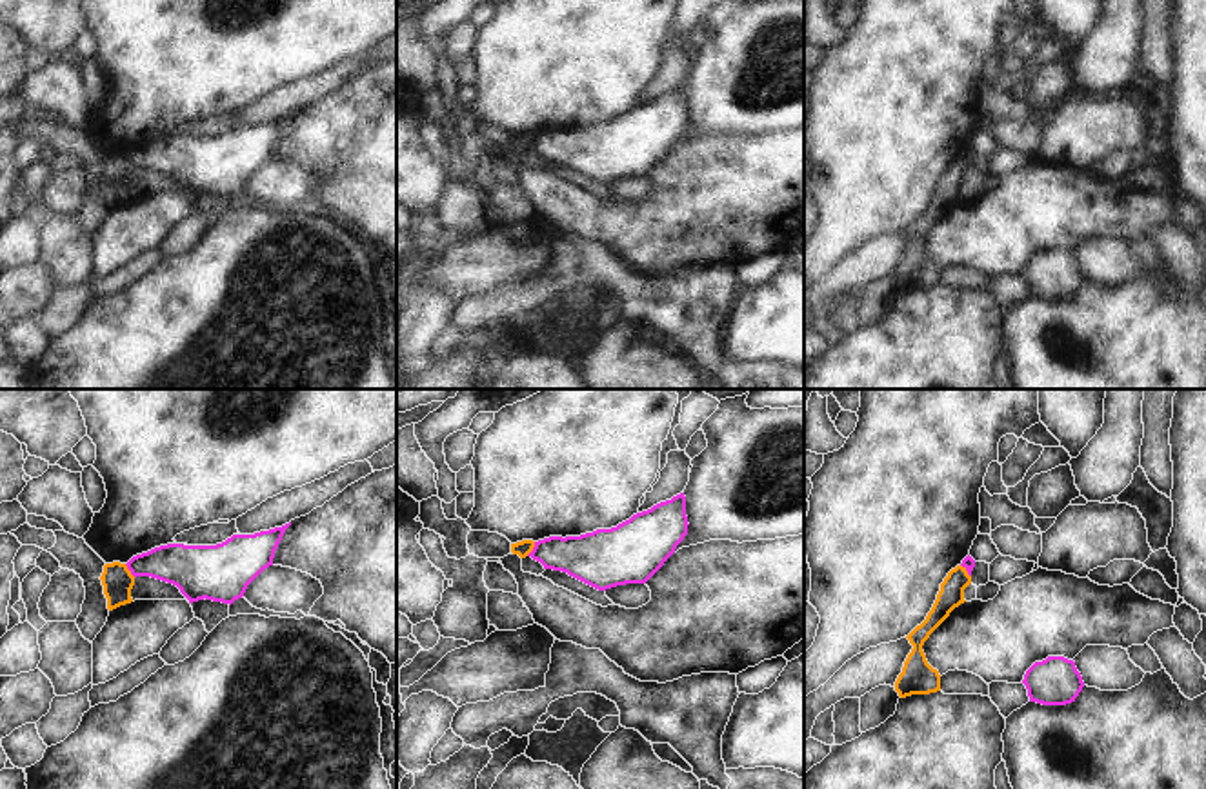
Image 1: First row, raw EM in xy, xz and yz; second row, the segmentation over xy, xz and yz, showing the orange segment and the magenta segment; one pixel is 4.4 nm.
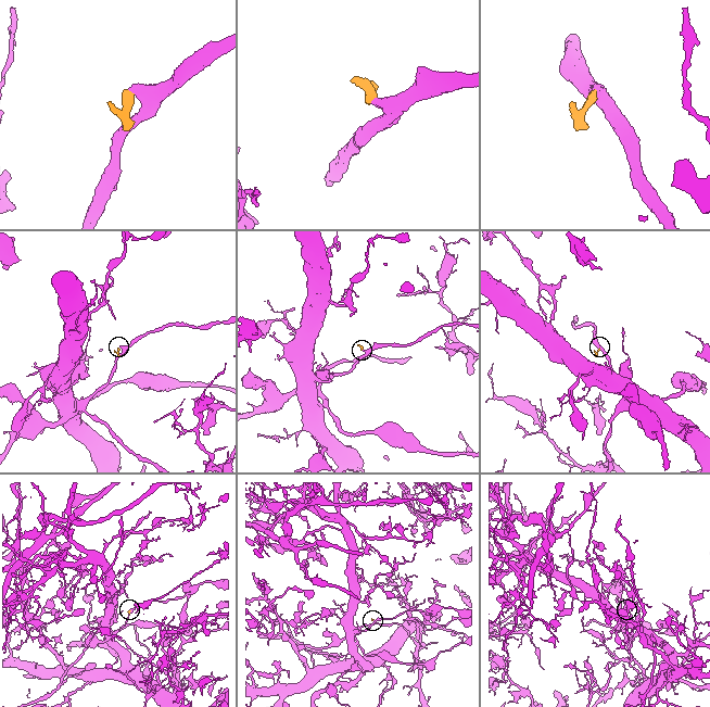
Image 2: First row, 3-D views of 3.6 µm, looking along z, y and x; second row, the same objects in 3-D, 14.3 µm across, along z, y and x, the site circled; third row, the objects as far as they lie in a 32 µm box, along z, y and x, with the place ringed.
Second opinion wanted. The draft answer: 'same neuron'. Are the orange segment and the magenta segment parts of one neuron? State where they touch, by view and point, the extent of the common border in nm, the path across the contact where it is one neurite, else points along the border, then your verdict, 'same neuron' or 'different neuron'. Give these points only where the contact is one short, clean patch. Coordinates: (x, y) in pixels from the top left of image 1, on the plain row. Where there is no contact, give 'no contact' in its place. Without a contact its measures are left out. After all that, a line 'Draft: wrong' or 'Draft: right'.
contact xy (130, 164); length 80 nm; border xy (124, 157), (135, 169); different neuron
Draft: wrong

